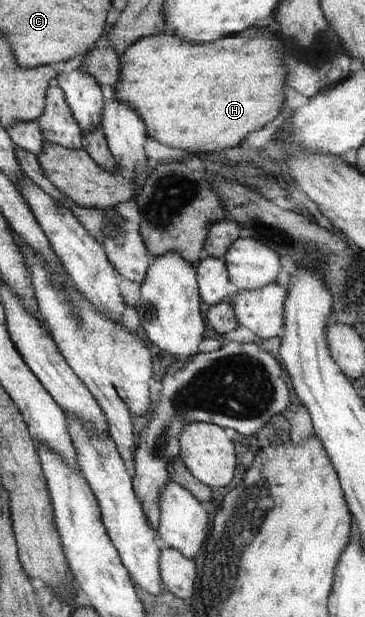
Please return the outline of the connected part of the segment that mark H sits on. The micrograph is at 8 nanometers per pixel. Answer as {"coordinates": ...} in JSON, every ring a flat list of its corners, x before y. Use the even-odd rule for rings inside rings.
{"coordinates":[[251,26,211,43,189,43,178,35,166,32,141,38,122,55,111,45,94,48,87,53,80,68,92,73,102,86,114,86,117,97,140,113,149,137,175,149,189,149,189,153,211,154,239,147,251,131,263,129,280,114,285,103,283,83,288,81,284,55,284,41,276,26]]}

